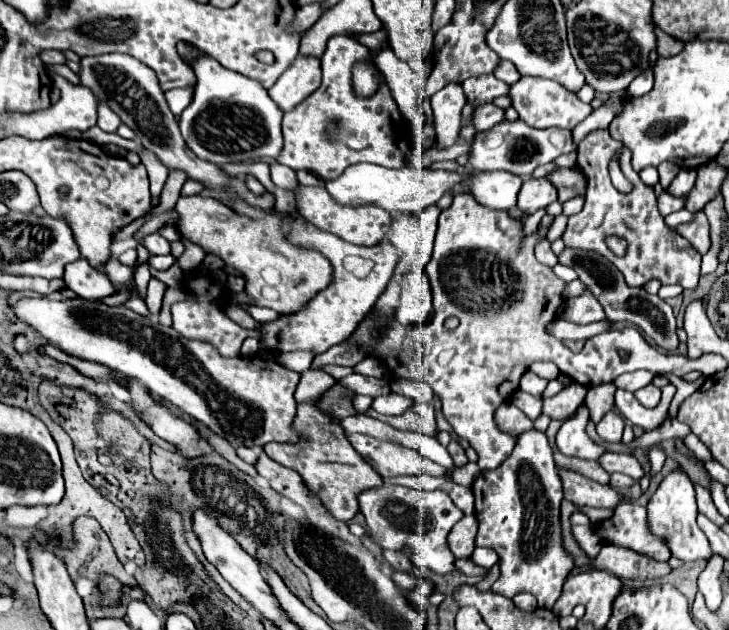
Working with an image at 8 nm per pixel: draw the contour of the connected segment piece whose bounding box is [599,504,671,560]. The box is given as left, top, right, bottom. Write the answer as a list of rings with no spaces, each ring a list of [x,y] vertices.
[[[621,504],[615,510],[613,518],[599,524],[599,534],[605,542],[637,550],[655,560],[671,558],[671,552],[665,540],[649,532],[647,508],[641,504]]]

